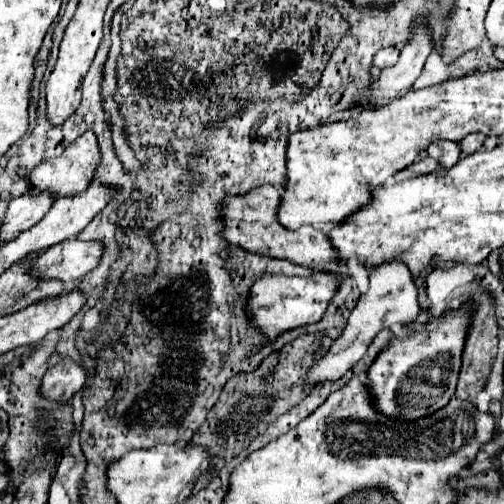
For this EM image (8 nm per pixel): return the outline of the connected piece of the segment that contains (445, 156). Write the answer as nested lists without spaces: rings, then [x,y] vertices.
[[[435,142],[427,152],[429,156],[437,156],[439,162],[457,162],[461,158],[461,148],[455,142]]]

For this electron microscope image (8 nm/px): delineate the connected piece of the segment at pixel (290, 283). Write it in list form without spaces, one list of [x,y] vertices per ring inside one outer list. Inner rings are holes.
[[[265,272],[257,276],[257,280],[249,290],[249,298],[245,302],[249,322],[261,332],[261,336],[267,342],[275,342],[277,336],[281,336],[287,330],[319,322],[329,306],[329,300],[337,292],[337,284],[339,280],[333,272],[317,272],[307,278]]]

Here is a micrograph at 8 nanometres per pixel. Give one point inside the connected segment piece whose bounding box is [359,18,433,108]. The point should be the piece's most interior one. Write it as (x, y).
(399, 78)

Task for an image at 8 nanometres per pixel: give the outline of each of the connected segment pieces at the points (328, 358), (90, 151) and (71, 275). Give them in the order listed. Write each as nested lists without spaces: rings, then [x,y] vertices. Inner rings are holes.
[[[393,262],[393,264],[381,264],[373,268],[369,274],[369,290],[359,298],[357,306],[353,308],[343,334],[331,344],[327,354],[321,360],[317,360],[313,368],[309,368],[307,382],[323,384],[323,382],[335,382],[343,378],[345,372],[363,358],[369,342],[379,330],[393,328],[397,324],[401,326],[401,324],[415,322],[419,312],[421,312],[421,306],[417,300],[417,286],[415,286],[415,280],[411,278],[409,268],[405,268],[405,264]]]
[[[89,130],[83,136],[79,136],[61,156],[57,158],[49,158],[47,162],[41,162],[31,174],[29,174],[29,182],[33,188],[33,194],[37,192],[47,192],[53,198],[61,198],[61,196],[75,196],[81,194],[93,180],[93,172],[99,166],[99,148],[97,148],[97,140],[95,134]]]
[[[65,240],[33,258],[29,274],[41,280],[61,280],[71,288],[99,264],[101,254],[99,242]]]

